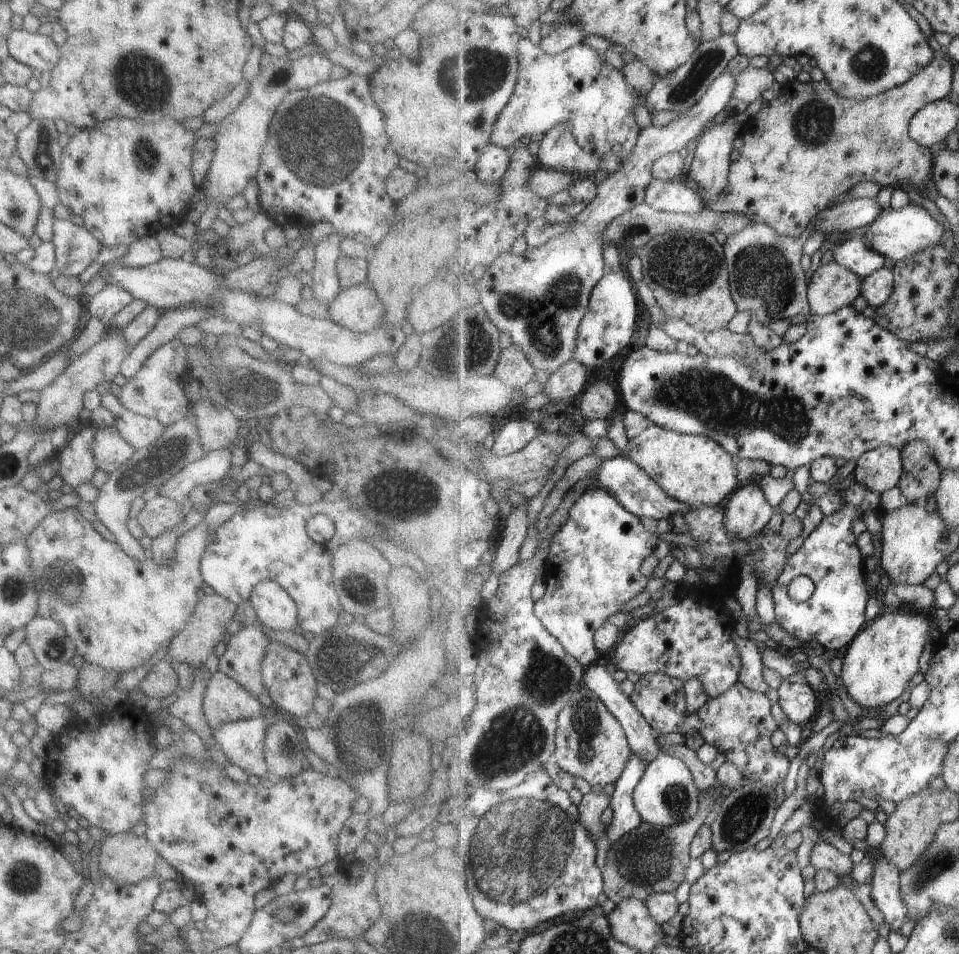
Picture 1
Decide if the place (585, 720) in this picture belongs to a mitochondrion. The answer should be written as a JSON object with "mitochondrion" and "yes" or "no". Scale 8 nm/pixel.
{"mitochondrion":"yes"}

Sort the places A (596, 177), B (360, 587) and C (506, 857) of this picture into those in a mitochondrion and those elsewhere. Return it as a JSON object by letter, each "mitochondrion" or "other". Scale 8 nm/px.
{"A":"other","B":"mitochondrion","C":"mitochondrion"}

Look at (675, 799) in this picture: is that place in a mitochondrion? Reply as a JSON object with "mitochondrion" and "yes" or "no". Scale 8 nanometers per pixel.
{"mitochondrion":"yes"}

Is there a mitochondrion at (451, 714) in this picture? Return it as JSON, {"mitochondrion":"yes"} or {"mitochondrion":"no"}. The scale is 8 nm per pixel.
{"mitochondrion":"no"}

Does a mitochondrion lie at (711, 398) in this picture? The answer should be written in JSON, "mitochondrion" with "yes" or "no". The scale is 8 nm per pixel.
{"mitochondrion":"yes"}

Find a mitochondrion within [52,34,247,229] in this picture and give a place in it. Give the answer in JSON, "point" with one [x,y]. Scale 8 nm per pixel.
{"point":[139,77]}

